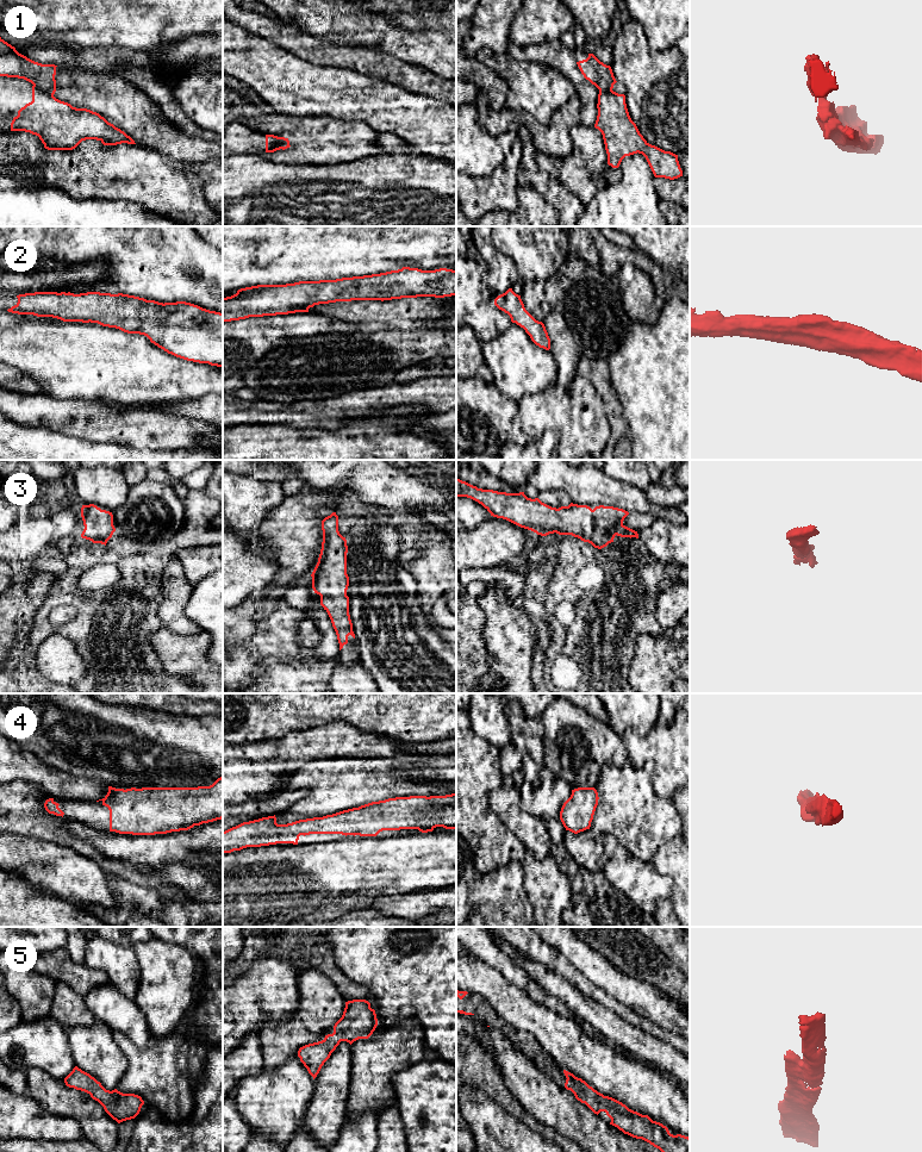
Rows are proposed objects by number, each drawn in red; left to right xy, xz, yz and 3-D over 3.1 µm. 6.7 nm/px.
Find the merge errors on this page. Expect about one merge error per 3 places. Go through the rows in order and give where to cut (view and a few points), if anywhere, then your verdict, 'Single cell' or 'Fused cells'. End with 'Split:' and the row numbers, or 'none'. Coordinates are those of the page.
1: Split along xy (33, 85), (53, 95). Fused cells
2: No split. Single cell
3: No split. Single cell
4: No split. Single cell
5: No split. Single cell
Split: 1

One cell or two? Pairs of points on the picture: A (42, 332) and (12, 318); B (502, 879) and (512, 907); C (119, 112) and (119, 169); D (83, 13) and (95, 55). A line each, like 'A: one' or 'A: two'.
A: two
B: one
C: two
D: two

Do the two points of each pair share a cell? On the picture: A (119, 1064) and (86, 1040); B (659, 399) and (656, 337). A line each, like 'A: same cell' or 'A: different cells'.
A: same cell
B: same cell

